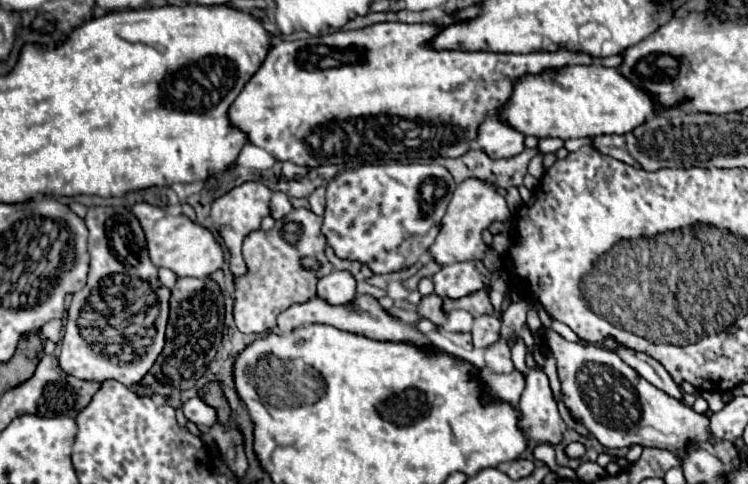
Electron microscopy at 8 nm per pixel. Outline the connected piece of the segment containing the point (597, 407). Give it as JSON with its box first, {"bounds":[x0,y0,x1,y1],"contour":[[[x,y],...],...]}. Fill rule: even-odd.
{"bounds":[541,329,713,451],"contour":[[[543,329],[541,347],[545,351],[549,349],[557,361],[563,403],[571,417],[583,423],[589,433],[607,449],[641,445],[683,451],[689,445],[703,445],[713,439],[709,419],[703,413],[695,413],[685,403],[671,399],[661,389],[653,387],[625,361],[621,361],[617,353],[603,351],[597,345],[583,347],[579,343],[571,343],[553,329]]]}

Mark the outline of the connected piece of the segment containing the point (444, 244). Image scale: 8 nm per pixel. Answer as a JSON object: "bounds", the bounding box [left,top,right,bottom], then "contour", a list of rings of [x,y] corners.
{"bounds":[429,179,511,265],"contour":[[[467,179],[465,183],[457,185],[457,191],[453,193],[453,199],[449,203],[449,209],[445,217],[441,219],[441,229],[435,239],[435,243],[429,247],[431,257],[439,265],[451,265],[459,261],[479,261],[483,259],[487,245],[481,239],[483,229],[487,229],[493,221],[505,221],[511,217],[511,211],[505,203],[505,197],[501,197],[495,187],[489,187],[489,183],[481,183],[477,179]]]}

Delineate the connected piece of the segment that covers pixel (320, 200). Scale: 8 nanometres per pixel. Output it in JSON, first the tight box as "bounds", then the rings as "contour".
{"bounds":[309,187,325,215],"contour":[[[325,187],[315,189],[315,191],[309,195],[309,203],[311,203],[311,211],[313,211],[315,215],[323,215],[323,211],[325,211]]]}

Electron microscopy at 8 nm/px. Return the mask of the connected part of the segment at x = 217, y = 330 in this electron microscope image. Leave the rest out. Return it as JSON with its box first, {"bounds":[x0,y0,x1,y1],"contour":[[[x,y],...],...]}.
{"bounds":[135,277,223,397],"contour":[[[177,277],[175,287],[171,289],[169,299],[169,321],[165,329],[165,347],[149,373],[139,381],[135,393],[139,397],[177,397],[181,391],[191,389],[197,379],[205,373],[207,363],[217,353],[221,345],[223,331],[223,295],[219,285],[211,277],[193,279],[193,277]]]}

